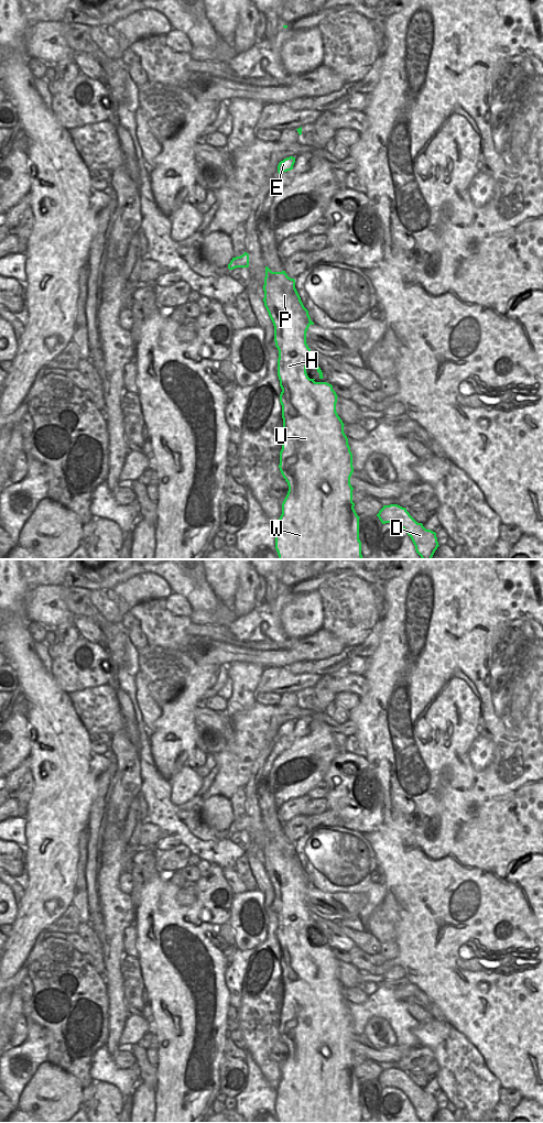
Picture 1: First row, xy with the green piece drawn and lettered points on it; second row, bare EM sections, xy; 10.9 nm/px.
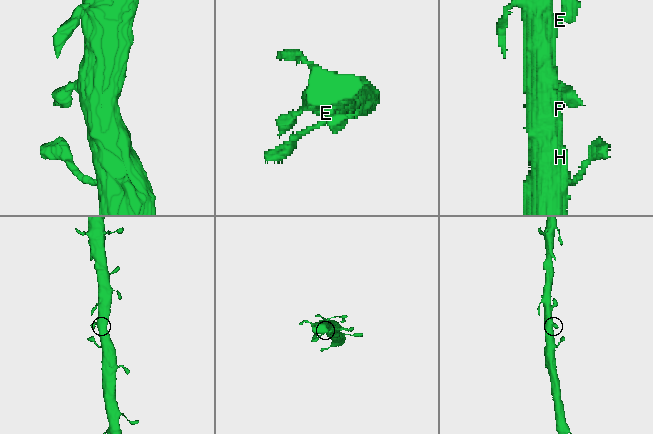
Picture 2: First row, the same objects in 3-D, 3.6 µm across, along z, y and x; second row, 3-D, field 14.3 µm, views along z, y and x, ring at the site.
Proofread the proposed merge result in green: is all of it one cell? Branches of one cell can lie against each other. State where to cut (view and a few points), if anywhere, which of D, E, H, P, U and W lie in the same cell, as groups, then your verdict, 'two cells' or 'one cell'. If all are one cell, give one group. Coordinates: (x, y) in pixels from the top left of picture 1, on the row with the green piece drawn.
no cut | D E H P U W | one cell

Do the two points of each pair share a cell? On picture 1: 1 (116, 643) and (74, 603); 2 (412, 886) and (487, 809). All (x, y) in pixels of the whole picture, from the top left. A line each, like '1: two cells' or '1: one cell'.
1: one cell
2: one cell

